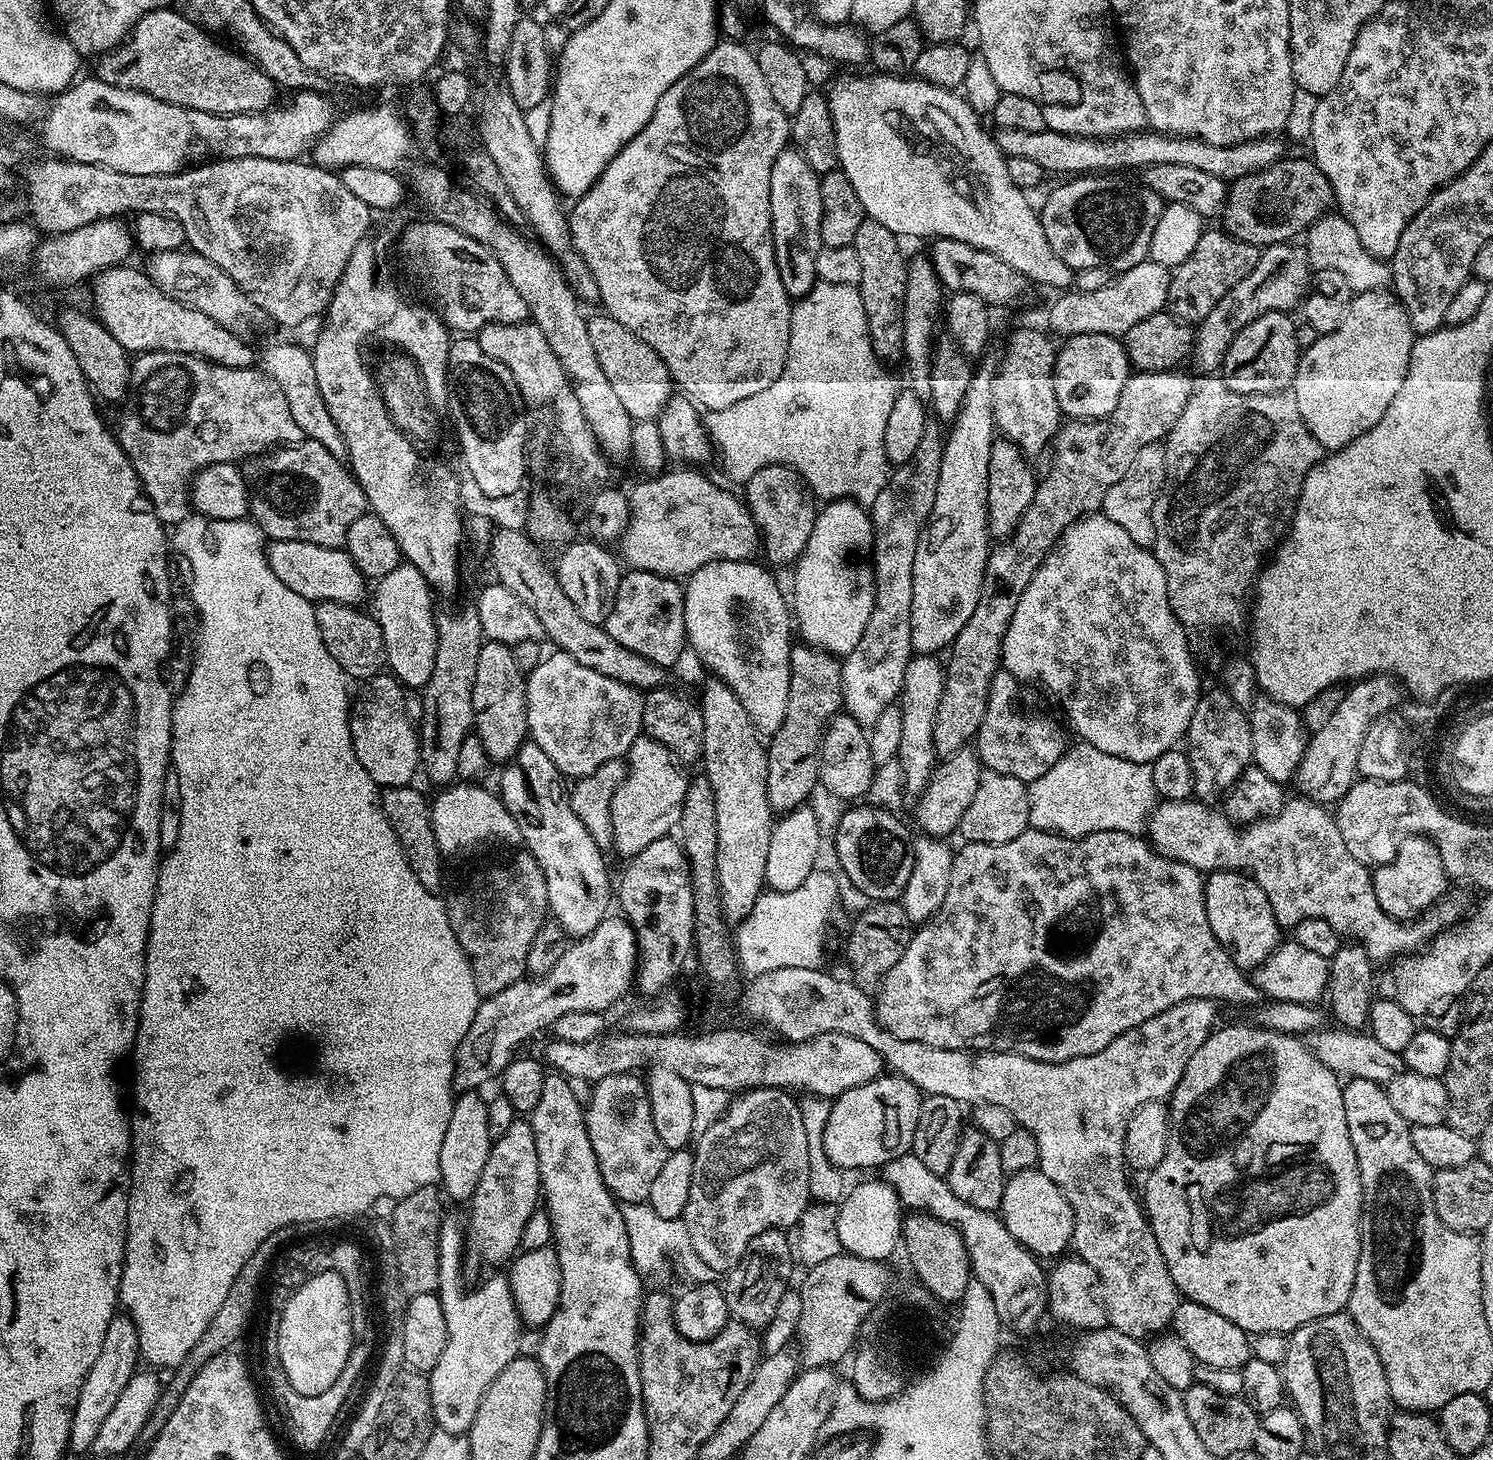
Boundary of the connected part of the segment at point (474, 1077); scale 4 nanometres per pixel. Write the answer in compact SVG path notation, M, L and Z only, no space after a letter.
M623 915L605 916L591 934L569 943L562 958L558 958L554 970L550 970L550 974L539 978L521 978L510 986L506 986L506 990L498 990L498 994L481 999L478 1010L474 1014L474 1022L470 1022L470 1030L466 1030L466 1038L462 1038L456 1051L453 1085L460 1092L474 1092L483 1089L483 1084L488 1084L491 1080L492 1083L499 1081L500 1075L514 1058L512 1048L518 1047L523 1040L536 1035L543 1028L551 1029L552 1024L558 1022L558 1018L562 1018L562 1014L607 1013L606 1010L611 1004L618 1003L628 991L633 991L637 963L636 929L624 919Z

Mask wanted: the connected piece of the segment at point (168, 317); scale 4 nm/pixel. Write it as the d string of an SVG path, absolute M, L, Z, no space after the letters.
M128 267L106 268L95 274L94 316L130 354L181 352L231 368L251 368L257 363L257 349L252 349L239 333L226 330L226 326L218 326L218 322L202 314L202 310L194 310L167 296L148 277L147 271L140 269L139 272Z

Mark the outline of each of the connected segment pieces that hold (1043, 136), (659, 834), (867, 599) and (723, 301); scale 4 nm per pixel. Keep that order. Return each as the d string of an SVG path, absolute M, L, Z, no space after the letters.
M1001 128L995 133L994 139L1005 157L1031 158L1038 162L1038 166L1042 166L1046 174L1068 172L1064 174L1072 178L1081 174L1120 172L1124 170L1122 168L1139 170L1158 166L1158 162L1171 162L1178 166L1194 166L1197 170L1203 170L1205 174L1214 174L1214 178L1231 182L1246 174L1266 170L1286 156L1285 141L1276 134L1259 136L1256 140L1247 140L1234 146L1214 146L1210 142L1202 142L1197 136L1165 136L1164 133L1155 130L1128 132L1125 136L1093 138L1067 136L1051 130L1031 132Z
M643 734L630 746L626 763L626 778L618 790L614 790L614 798L610 802L610 822L612 848L620 851L624 858L631 858L646 850L650 842L658 842L669 835L679 825L690 776L684 773L687 771L671 750Z
M834 500L825 503L816 513L816 521L810 533L809 541L806 542L800 557L794 564L796 573L792 576L792 596L790 592L790 604L794 609L794 624L798 629L799 639L805 644L811 644L813 648L821 648L831 656L843 658L858 646L858 638L862 638L862 630L866 630L866 622L870 622L870 614L874 610L874 590L876 589L876 577L872 574L872 518L866 511L865 505L856 503L855 500Z
M732 38L716 43L710 54L694 66L694 70L678 78L678 82L662 94L650 122L646 122L642 131L608 163L594 186L590 186L590 190L573 203L576 205L570 208L568 216L572 241L586 266L590 266L594 282L598 282L599 303L604 304L603 311L622 322L622 326L634 330L646 346L653 348L662 358L679 391L707 411L734 406L742 402L742 398L754 398L754 394L762 394L762 390L782 374L788 357L792 321L793 301L786 294L786 286L782 286L782 278L778 274L770 218L770 170L774 170L774 158L778 158L782 149L789 147L790 117L770 95L766 78L762 78L762 70L758 70L753 49L736 43L740 42Z

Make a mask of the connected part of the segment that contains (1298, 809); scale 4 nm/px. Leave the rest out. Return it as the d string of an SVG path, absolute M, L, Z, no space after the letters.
M1195 798L1160 800L1148 818L1146 836L1157 852L1171 860L1186 862L1201 874L1247 870L1252 879L1258 882L1258 886L1262 886L1281 929L1295 929L1302 918L1322 918L1330 922L1330 926L1334 926L1339 936L1362 945L1373 962L1392 962L1399 957L1415 954L1431 944L1437 934L1459 925L1465 919L1464 900L1460 896L1452 896L1453 894L1437 900L1415 920L1395 920L1390 914L1386 914L1386 910L1378 906L1378 898L1374 898L1372 872L1367 864L1358 862L1358 858L1354 858L1354 854L1346 850L1346 842L1342 842L1335 815L1325 805L1303 798L1295 799L1289 799L1278 814L1240 827L1233 824L1223 811L1216 809L1215 812L1212 809L1215 807Z

